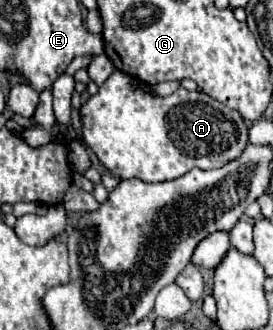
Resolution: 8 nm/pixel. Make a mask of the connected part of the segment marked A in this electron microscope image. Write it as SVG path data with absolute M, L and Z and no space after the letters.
M118 69L104 81L104 85L100 85L96 95L92 95L86 103L82 103L80 119L84 143L96 153L102 165L118 179L138 177L146 183L158 183L182 177L192 167L216 169L236 159L248 145L248 125L244 123L240 113L228 109L224 103L208 97L206 93L186 89L178 89L168 97L150 95L142 89L134 89L130 85L130 75Z

